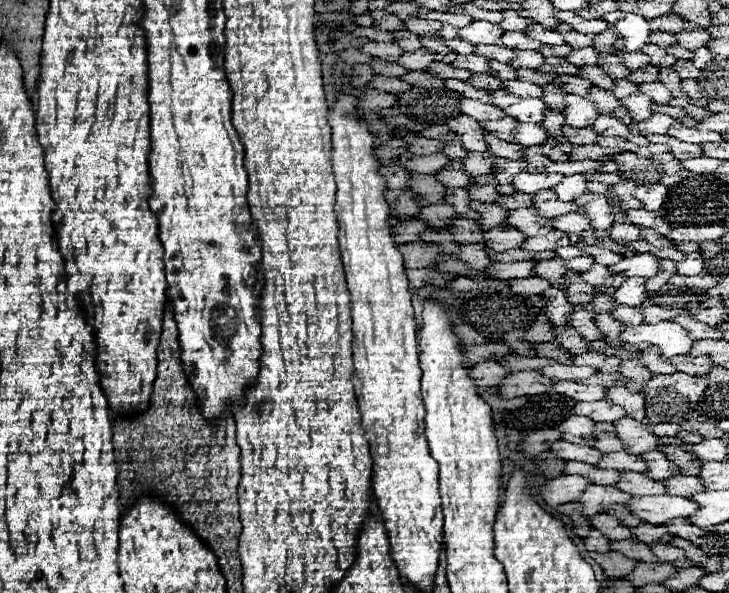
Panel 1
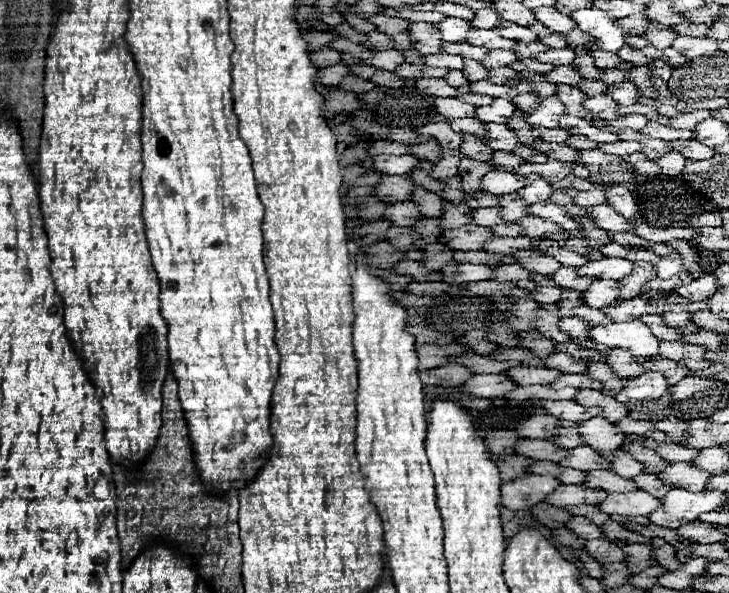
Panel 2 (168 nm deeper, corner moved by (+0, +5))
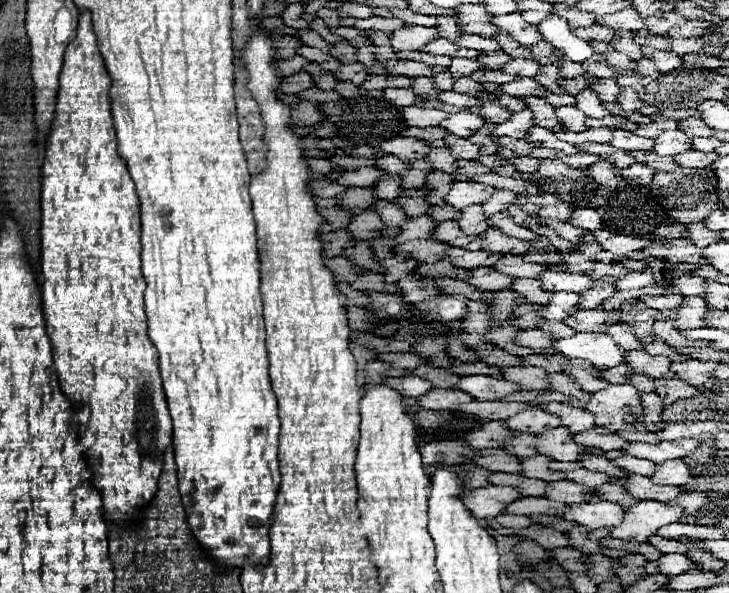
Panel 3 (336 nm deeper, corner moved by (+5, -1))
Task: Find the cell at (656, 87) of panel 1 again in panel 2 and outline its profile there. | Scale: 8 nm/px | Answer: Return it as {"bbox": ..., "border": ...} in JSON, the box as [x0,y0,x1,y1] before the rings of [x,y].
{"bbox":[607,81,641,105],"border":[[[623,81],[623,83],[615,83],[615,85],[611,85],[611,87],[607,89],[607,95],[613,97],[613,101],[619,103],[619,105],[633,105],[633,103],[637,103],[637,101],[641,99],[639,91],[637,91],[635,85],[629,83],[629,81]]]}

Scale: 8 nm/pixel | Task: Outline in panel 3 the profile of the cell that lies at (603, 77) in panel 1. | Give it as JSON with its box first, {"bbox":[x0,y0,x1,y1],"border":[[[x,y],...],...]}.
{"bbox":[502,77,548,97],"border":[[[520,77],[512,83],[506,83],[506,85],[502,85],[502,91],[508,95],[516,95],[516,97],[528,97],[528,95],[544,97],[548,93],[548,89],[544,85],[540,85],[536,79],[530,79],[530,77]]]}

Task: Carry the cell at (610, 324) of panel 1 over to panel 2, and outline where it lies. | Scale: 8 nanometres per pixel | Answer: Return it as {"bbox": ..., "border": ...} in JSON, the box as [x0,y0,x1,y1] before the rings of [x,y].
{"bbox":[557,317,591,347],"border":[[[563,317],[563,319],[559,319],[557,327],[559,327],[563,333],[567,333],[573,343],[579,343],[581,347],[591,347],[591,341],[589,341],[589,337],[587,337],[587,331],[591,329],[589,323],[581,321],[581,319],[577,319],[577,317]]]}

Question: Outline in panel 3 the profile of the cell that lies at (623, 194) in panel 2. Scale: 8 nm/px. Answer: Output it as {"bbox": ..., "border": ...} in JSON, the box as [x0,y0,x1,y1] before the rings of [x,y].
{"bbox":[570,207,604,231],"border":[[[580,207],[580,209],[576,209],[572,213],[572,217],[570,217],[570,223],[578,225],[578,227],[584,227],[584,229],[590,229],[590,231],[596,231],[596,229],[604,227],[602,215],[596,209],[592,209],[592,207]]]}

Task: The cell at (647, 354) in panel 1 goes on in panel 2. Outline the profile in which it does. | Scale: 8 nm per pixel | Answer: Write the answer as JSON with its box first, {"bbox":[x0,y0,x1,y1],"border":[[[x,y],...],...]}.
{"bbox":[603,349,645,379],"border":[[[609,349],[603,353],[607,365],[611,365],[611,369],[615,371],[615,375],[619,379],[631,379],[635,375],[641,375],[645,369],[641,367],[637,357],[631,357],[631,353],[623,351],[623,349]]]}

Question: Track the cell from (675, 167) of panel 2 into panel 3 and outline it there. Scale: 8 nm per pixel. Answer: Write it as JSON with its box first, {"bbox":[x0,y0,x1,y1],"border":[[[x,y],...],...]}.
{"bbox":[622,163,654,185],"border":[[[634,163],[628,169],[622,169],[622,175],[626,175],[626,179],[630,179],[638,185],[650,185],[652,177],[654,177],[654,169],[644,163]]]}

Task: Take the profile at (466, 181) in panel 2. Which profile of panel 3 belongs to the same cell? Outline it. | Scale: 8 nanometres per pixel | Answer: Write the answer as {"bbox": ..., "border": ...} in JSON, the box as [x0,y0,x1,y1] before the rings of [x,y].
{"bbox":[426,171,454,205],"border":[[[432,171],[426,179],[426,187],[432,189],[430,195],[428,195],[428,201],[432,205],[444,205],[444,197],[448,195],[452,183],[454,183],[454,175],[448,175],[448,173],[440,173],[440,171]]]}

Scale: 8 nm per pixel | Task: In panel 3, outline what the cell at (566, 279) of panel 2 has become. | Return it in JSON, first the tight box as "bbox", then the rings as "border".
{"bbox":[512,279,552,305],"border":[[[518,279],[518,281],[514,281],[512,289],[518,291],[520,295],[524,295],[526,303],[546,305],[552,299],[552,293],[546,291],[538,279]]]}

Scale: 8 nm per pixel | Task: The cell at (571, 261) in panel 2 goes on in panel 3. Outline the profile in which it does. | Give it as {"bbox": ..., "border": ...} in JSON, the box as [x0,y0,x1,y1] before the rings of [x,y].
{"bbox":[494,255,548,277],"border":[[[504,255],[496,265],[494,265],[500,273],[512,275],[512,277],[538,277],[544,271],[548,271],[546,265],[538,265],[538,263],[528,263],[524,259],[524,255]]]}

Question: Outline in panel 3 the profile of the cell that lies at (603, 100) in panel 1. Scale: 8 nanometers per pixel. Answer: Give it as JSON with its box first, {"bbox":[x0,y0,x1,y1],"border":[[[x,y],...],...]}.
{"bbox":[524,97,558,129],"border":[[[526,97],[524,101],[526,101],[528,107],[534,111],[536,125],[540,125],[540,127],[548,127],[548,129],[554,129],[554,127],[558,125],[556,107],[552,107],[544,97]]]}

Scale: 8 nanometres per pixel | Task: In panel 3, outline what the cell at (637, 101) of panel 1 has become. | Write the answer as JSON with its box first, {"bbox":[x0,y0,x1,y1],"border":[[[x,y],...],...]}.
{"bbox":[556,105,586,131],"border":[[[574,105],[558,107],[556,113],[560,119],[560,127],[564,127],[568,131],[584,131],[586,129],[586,115],[582,111],[574,109]]]}

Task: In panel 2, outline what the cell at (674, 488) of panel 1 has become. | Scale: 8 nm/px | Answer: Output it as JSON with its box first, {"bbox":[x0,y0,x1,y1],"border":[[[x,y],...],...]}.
{"bbox":[633,473,669,497],"border":[[[641,473],[641,475],[633,477],[633,483],[635,483],[639,489],[643,489],[643,491],[647,491],[647,493],[653,493],[653,495],[657,495],[657,497],[663,497],[663,495],[669,491],[669,487],[663,485],[663,481],[661,481],[657,475],[651,475],[651,473]]]}

